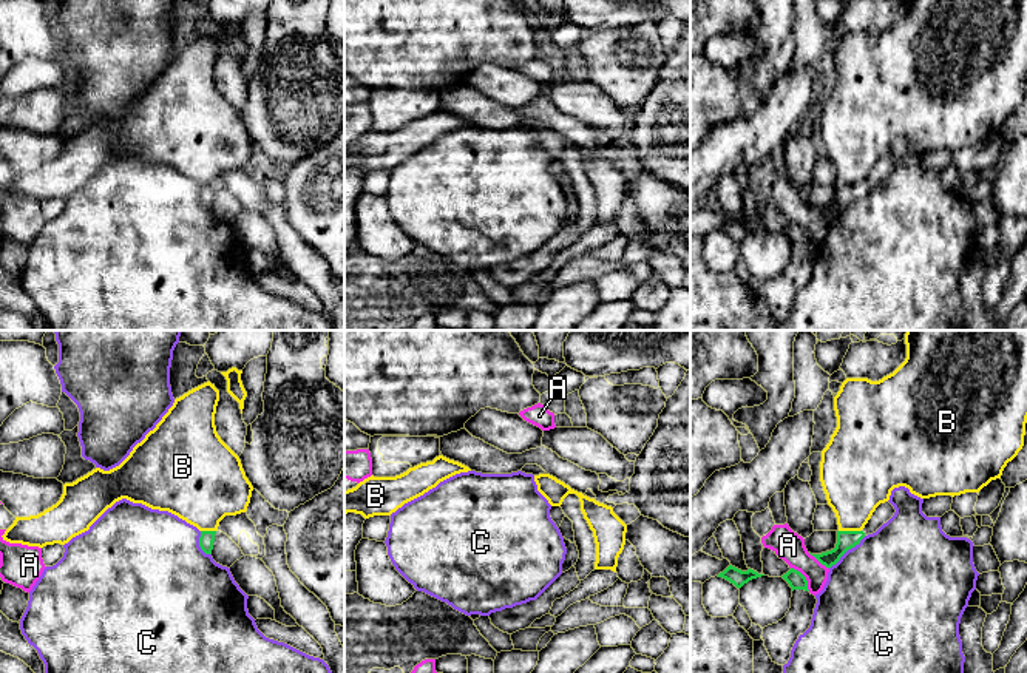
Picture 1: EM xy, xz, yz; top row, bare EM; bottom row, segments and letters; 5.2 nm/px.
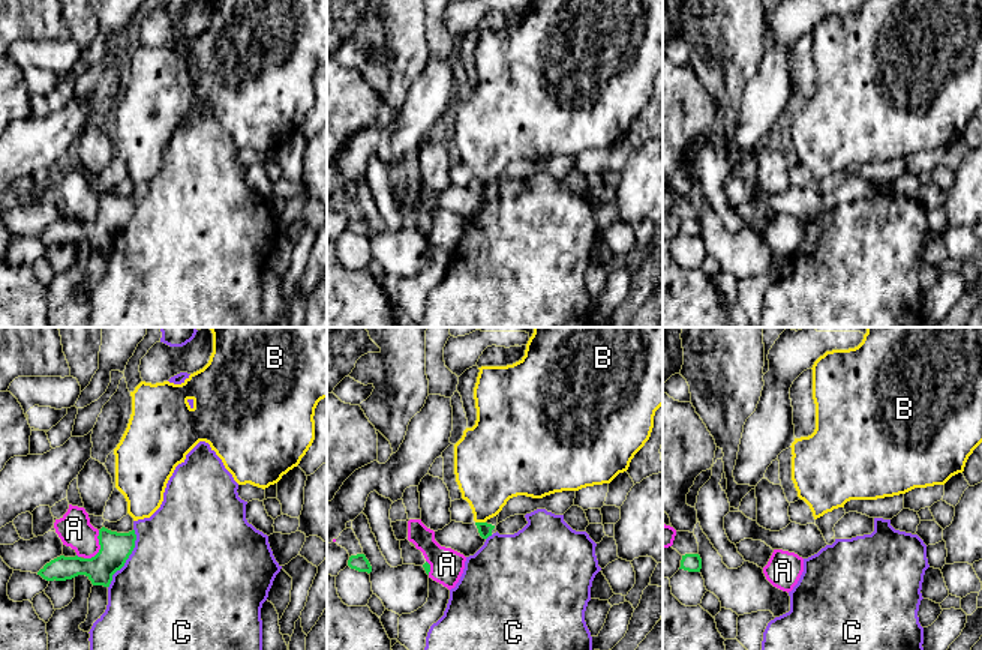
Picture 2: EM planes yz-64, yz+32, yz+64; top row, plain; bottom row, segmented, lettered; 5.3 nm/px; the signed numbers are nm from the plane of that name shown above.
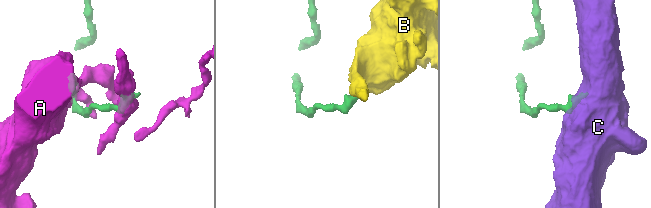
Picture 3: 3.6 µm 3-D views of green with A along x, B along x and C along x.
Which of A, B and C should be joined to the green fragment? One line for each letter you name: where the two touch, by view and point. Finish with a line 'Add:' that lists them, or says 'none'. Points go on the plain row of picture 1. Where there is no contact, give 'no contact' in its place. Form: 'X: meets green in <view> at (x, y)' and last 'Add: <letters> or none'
Add: none

